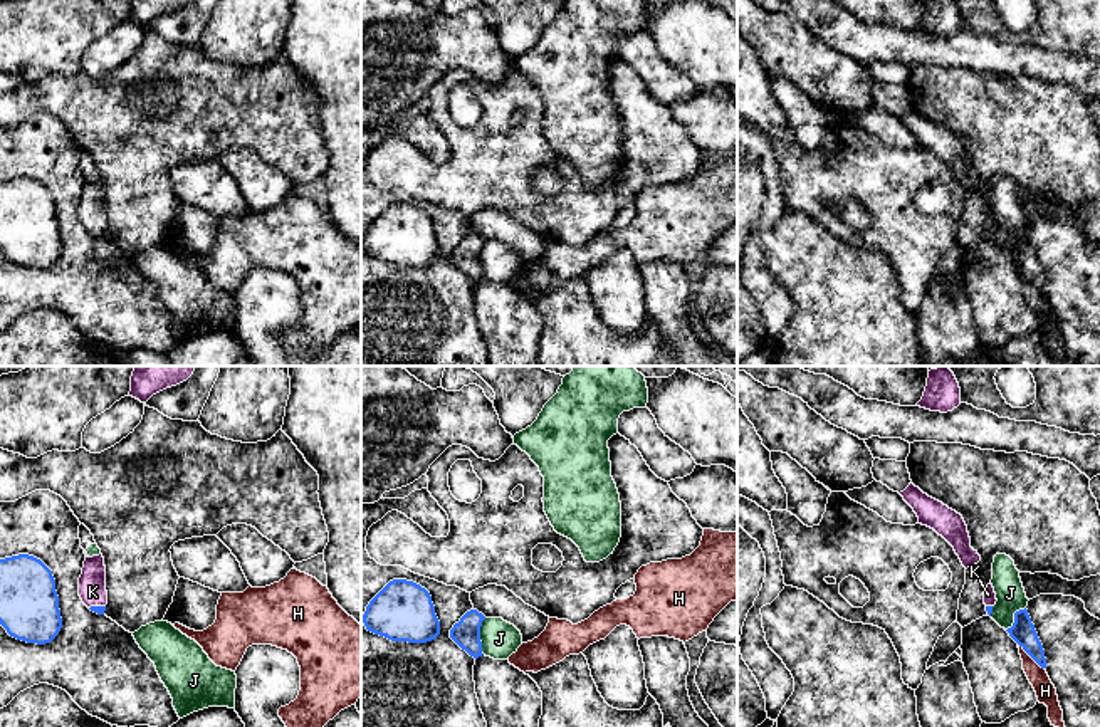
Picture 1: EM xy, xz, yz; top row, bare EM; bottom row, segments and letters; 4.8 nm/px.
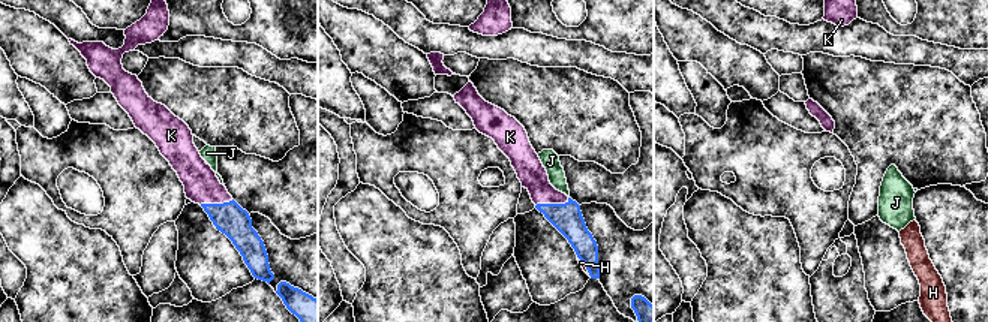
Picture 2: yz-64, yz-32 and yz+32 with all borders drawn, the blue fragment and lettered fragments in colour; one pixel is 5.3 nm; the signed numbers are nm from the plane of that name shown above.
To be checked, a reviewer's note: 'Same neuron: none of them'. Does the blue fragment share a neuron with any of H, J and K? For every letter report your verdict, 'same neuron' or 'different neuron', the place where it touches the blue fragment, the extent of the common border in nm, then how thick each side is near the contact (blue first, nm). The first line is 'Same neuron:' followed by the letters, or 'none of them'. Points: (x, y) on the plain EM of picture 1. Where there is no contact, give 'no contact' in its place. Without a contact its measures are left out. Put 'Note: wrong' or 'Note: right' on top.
Note: wrong
Same neuron: K
H: different neuron | yz (1031, 281) | 180 nm | 120/100 nm
J: different neuron | xz (479, 261) | 180 nm | 140/180 nm
K: same neuron | xy (96, 230) | 80 nm | 50/130 nm

